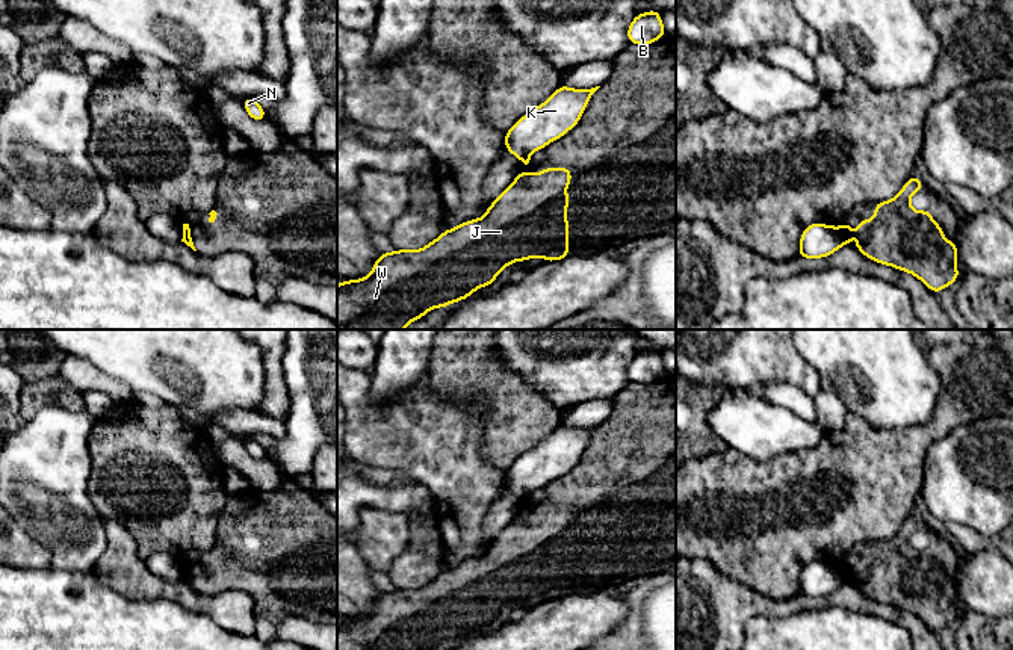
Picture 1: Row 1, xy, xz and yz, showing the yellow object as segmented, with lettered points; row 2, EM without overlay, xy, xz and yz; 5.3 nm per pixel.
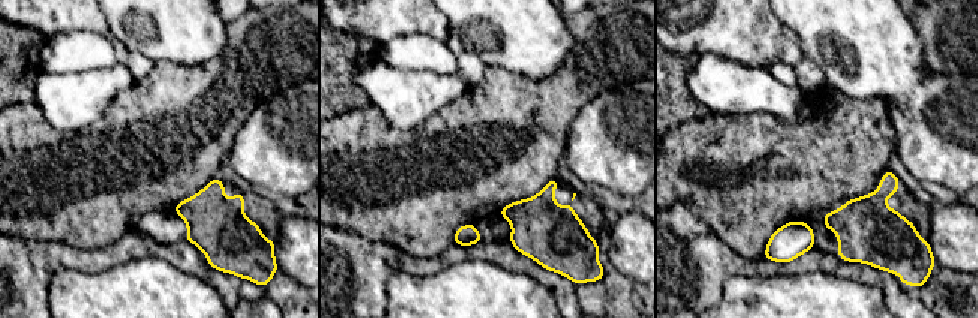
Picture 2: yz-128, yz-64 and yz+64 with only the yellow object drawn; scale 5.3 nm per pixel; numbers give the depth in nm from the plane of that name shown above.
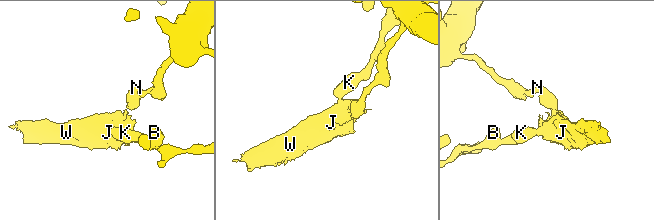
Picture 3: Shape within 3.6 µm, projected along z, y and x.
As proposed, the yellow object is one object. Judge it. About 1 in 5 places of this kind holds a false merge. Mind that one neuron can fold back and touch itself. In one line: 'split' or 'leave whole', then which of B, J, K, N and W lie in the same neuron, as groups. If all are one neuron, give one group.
split | B K N / J W

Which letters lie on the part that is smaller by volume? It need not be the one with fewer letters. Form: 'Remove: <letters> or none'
Remove: J, W

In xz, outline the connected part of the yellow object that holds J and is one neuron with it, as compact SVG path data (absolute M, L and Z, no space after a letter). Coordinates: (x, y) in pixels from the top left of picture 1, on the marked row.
M544 168L540 174L525 174L519 172L514 181L490 204L485 215L478 219L461 222L452 230L443 230L443 233L426 246L410 251L410 249L396 249L395 252L381 252L378 260L372 266L372 272L361 280L339 281L337 284L337 330L404 330L408 323L420 319L429 310L438 307L448 307L457 301L467 299L475 290L490 286L494 283L496 277L511 263L523 262L534 257L543 257L544 263L553 260L562 260L568 257L568 215L565 209L570 206L570 195L565 195L565 189L572 181L570 168Z

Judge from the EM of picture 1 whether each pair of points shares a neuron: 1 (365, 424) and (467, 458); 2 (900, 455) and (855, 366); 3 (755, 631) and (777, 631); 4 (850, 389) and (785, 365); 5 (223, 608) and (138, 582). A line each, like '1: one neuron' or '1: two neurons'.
1: one neuron
2: two neurons
3: one neuron
4: two neurons
5: one neuron

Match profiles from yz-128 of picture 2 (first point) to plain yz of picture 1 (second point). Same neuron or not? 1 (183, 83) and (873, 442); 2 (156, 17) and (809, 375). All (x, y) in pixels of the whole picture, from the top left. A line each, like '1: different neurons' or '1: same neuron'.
1: same neuron
2: different neurons

